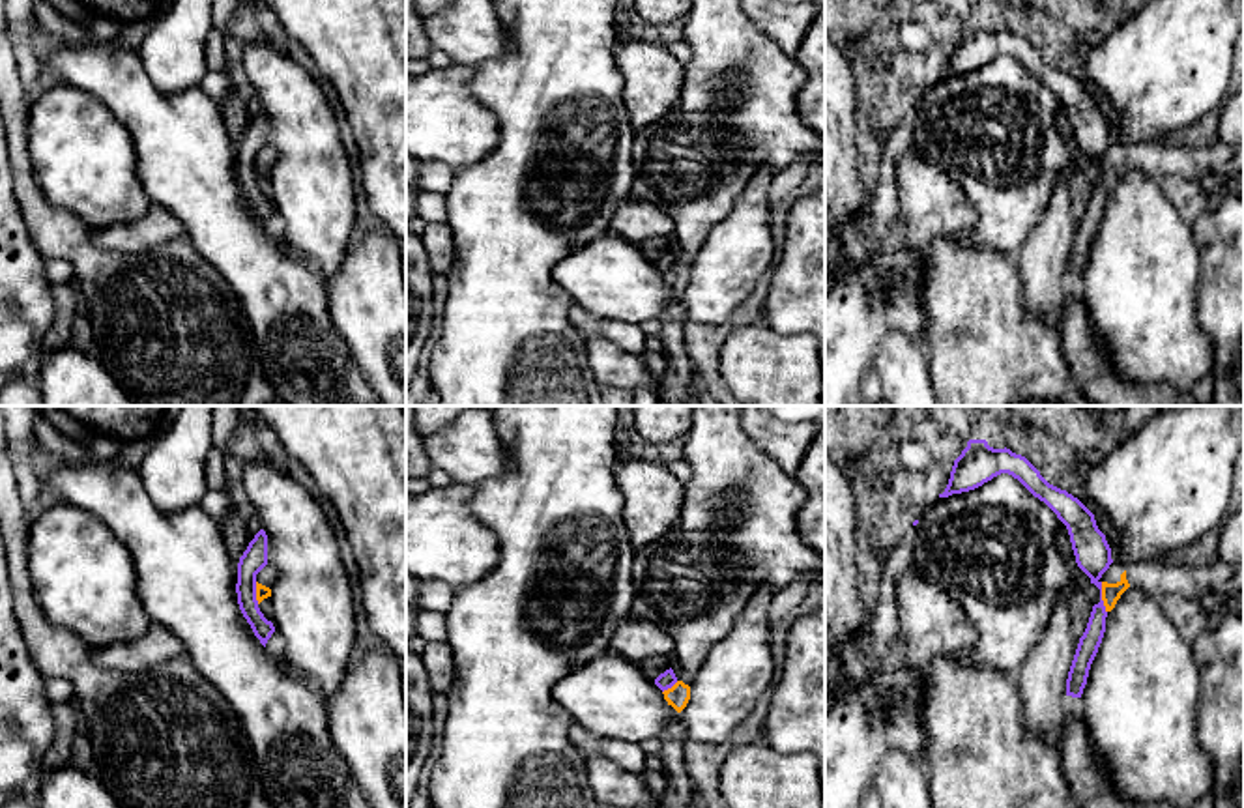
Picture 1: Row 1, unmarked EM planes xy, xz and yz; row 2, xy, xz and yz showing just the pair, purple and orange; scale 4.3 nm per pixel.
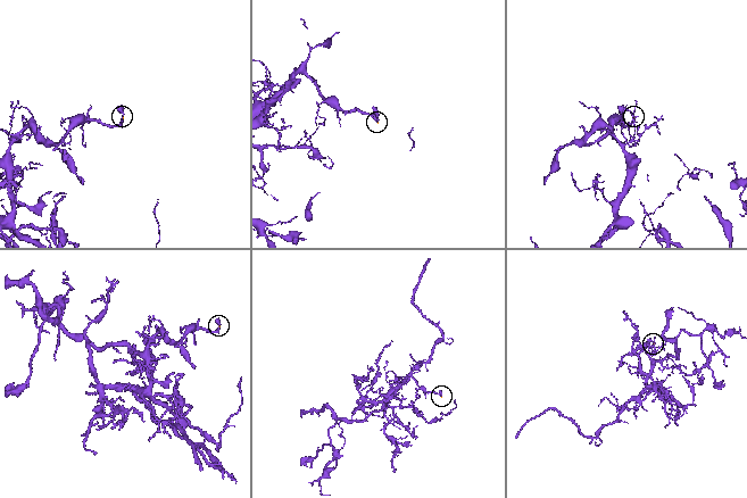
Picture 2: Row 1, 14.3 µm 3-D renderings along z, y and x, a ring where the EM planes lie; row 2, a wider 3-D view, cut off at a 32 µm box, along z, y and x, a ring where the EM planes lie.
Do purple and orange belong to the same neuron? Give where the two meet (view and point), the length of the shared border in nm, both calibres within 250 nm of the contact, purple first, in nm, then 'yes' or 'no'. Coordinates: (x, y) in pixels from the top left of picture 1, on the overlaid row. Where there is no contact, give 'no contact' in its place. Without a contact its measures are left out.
yz (1100, 597) | 140 nm | 160/80 nm | no

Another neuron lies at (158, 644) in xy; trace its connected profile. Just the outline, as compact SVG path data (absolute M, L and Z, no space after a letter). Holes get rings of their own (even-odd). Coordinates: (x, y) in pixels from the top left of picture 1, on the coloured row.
M152 623L150 628L123 643L92 649L92 660L107 670L140 673L174 658L185 658L187 651L168 628Z

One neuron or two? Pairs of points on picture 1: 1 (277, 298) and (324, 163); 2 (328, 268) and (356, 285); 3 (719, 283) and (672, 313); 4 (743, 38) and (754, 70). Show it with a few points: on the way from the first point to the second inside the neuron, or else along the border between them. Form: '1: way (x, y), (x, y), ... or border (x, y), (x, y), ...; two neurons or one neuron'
1: border (290, 247), (326, 277); two neurons
2: border (356, 238), (339, 270), (330, 279); two neurons
3: border (679, 294), (687, 317); two neurons
4: way (743, 45), (743, 58), (747, 62); one neuron

